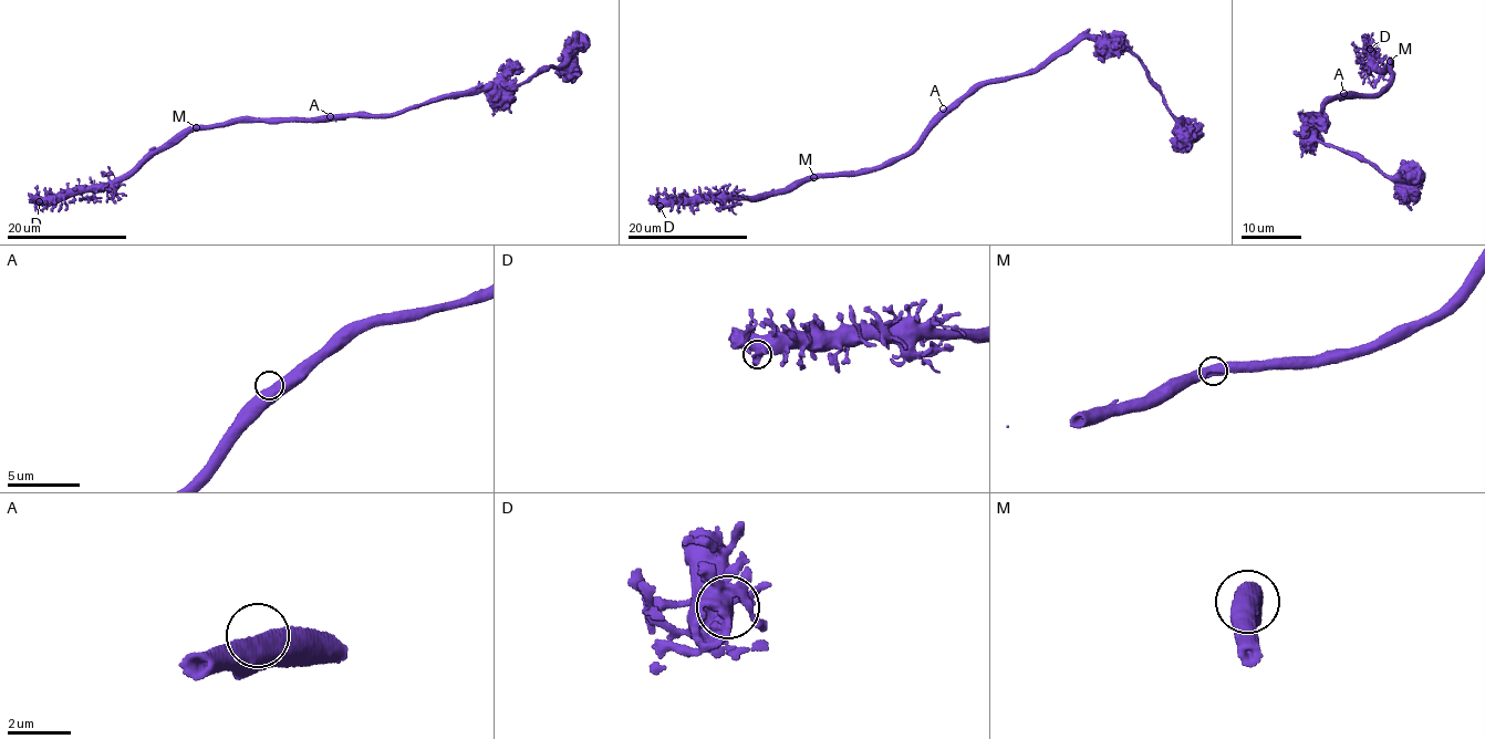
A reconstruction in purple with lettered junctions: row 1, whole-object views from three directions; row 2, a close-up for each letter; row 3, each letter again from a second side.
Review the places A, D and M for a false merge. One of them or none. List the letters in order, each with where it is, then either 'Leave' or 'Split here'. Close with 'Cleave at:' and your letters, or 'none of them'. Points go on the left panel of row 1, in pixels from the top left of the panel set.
A: Place: (330, 116). Leave
D: Place: (39, 201). Leave
M: Place: (196, 127). Leave
Cleave at: none of them

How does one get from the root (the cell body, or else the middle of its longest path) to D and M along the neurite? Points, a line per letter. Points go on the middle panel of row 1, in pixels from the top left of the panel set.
D: (946, 114), (934, 117), (907, 153), (870, 169), (812, 174), (755, 198), (719, 196), (661, 206)
M: (946, 114), (936, 115), (907, 153), (899, 157), (862, 172), (813, 177)

